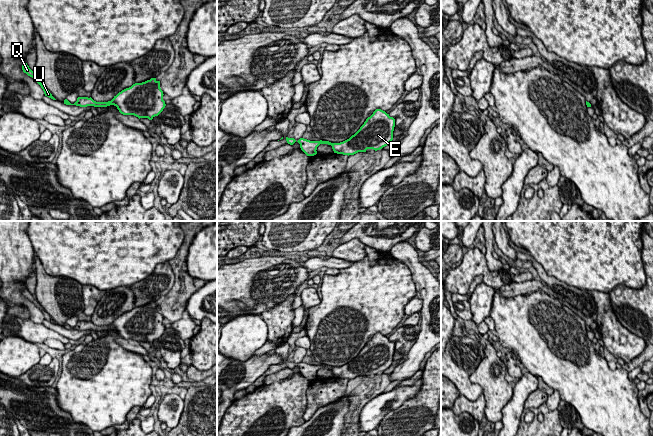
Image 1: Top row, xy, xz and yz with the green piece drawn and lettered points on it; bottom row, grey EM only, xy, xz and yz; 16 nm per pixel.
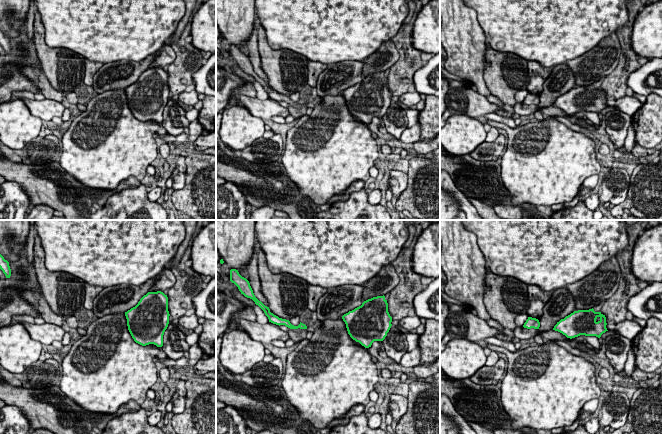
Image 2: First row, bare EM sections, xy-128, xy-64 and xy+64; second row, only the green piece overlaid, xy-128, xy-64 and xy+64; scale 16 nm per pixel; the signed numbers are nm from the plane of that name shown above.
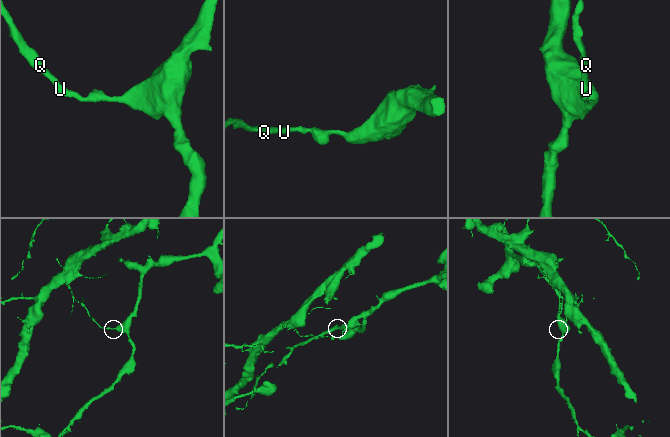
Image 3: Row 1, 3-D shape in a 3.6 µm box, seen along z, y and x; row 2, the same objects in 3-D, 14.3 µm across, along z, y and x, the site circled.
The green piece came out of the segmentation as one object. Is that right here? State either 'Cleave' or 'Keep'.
Cleave

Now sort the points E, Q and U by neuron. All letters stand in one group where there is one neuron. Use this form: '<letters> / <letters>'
E / Q U

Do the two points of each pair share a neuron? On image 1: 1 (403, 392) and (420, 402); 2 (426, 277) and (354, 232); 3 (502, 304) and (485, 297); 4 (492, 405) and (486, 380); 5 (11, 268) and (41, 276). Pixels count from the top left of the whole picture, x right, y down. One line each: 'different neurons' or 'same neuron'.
1: different neurons
2: different neurons
3: different neurons
4: same neuron
5: different neurons

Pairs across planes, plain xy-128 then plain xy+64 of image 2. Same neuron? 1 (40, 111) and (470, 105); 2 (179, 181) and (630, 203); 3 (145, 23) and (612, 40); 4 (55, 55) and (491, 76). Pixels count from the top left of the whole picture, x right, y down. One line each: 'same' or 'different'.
1: same
2: different
3: different
4: same

